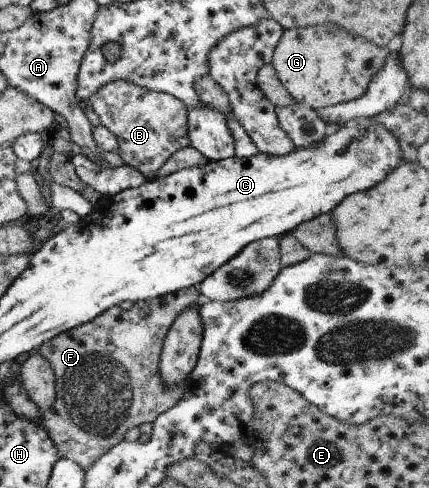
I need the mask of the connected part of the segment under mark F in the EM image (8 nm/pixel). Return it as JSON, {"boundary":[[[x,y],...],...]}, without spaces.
{"boundary":[[[196,286],[177,290],[150,300],[134,302],[128,310],[118,305],[102,311],[96,318],[57,334],[35,348],[52,369],[55,378],[54,402],[48,410],[40,411],[39,422],[59,455],[75,462],[86,472],[102,454],[122,441],[129,428],[152,422],[160,413],[172,408],[184,392],[183,383],[166,388],[158,376],[158,361],[162,343],[174,318],[188,306],[202,301]]]}

